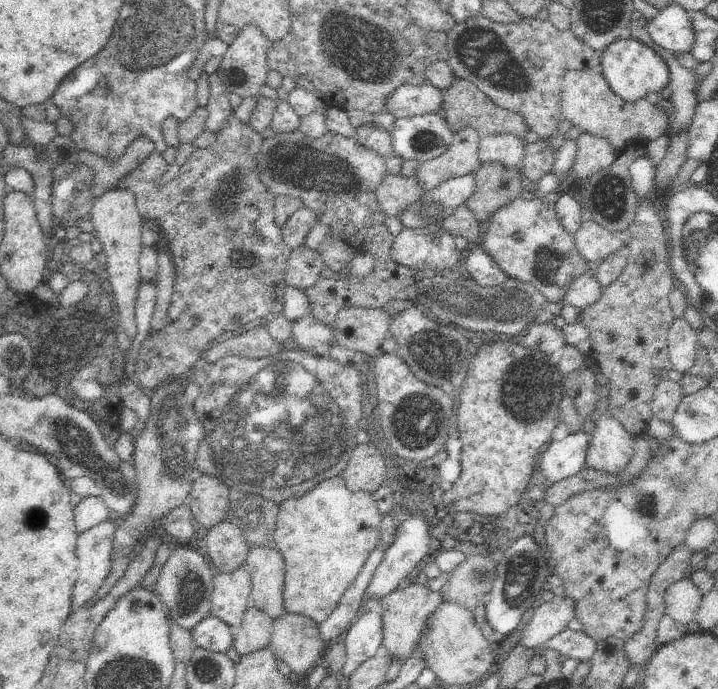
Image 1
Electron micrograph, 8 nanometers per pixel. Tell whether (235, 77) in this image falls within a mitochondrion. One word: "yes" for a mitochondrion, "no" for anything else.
no

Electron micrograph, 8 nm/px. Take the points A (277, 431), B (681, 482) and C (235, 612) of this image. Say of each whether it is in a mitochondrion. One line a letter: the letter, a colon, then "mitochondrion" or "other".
A: mitochondrion
B: mitochondrion
C: other

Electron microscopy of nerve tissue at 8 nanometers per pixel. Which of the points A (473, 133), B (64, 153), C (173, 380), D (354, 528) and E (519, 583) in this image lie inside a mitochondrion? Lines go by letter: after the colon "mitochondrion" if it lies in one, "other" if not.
A: other
B: other
C: other
D: mitochondrion
E: mitochondrion

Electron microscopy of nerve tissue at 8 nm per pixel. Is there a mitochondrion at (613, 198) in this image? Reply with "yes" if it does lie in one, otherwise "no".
yes

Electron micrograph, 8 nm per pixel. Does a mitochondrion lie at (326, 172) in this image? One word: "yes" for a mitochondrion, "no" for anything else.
yes

